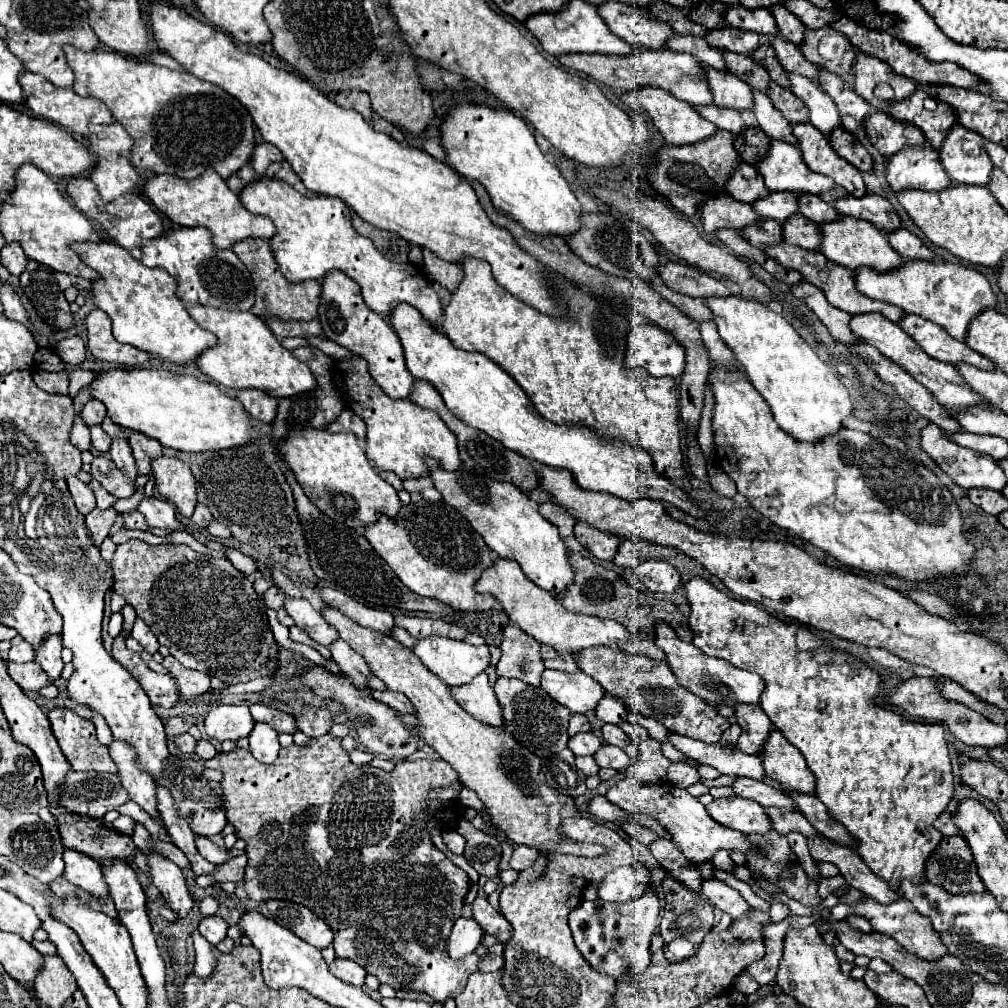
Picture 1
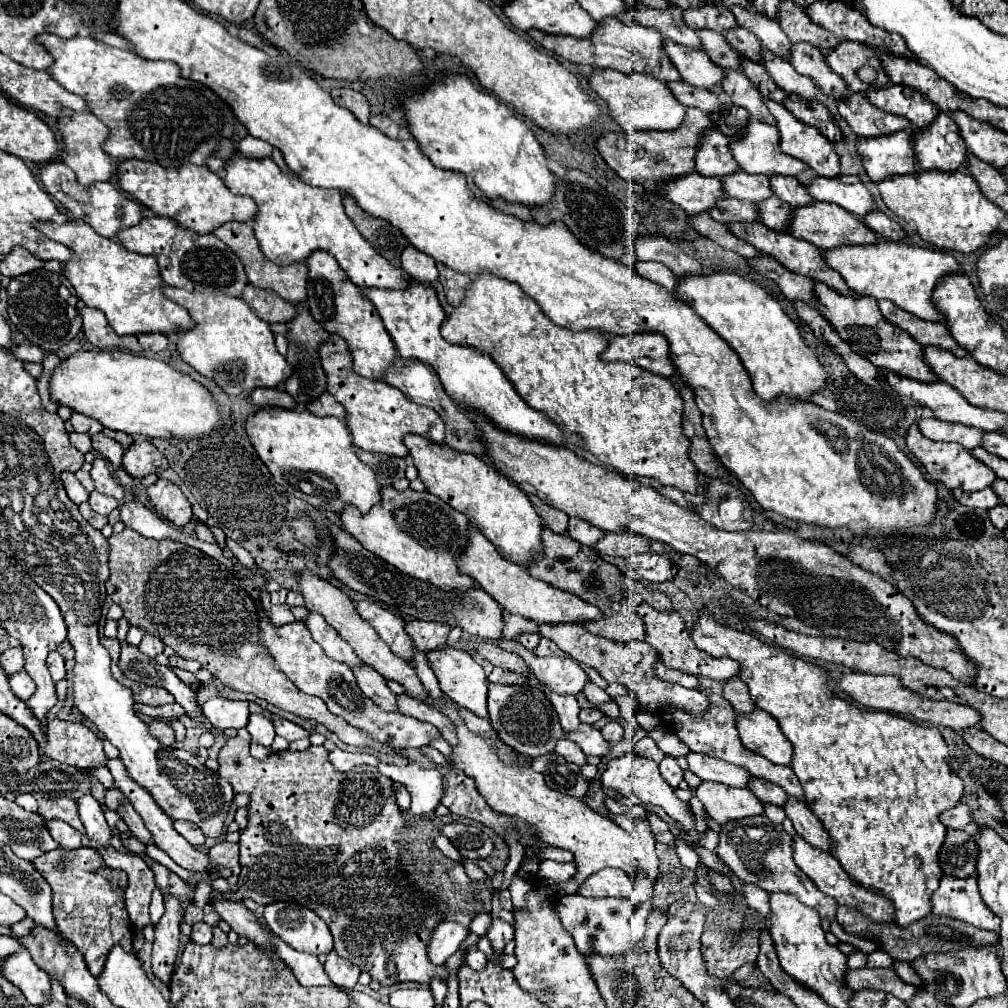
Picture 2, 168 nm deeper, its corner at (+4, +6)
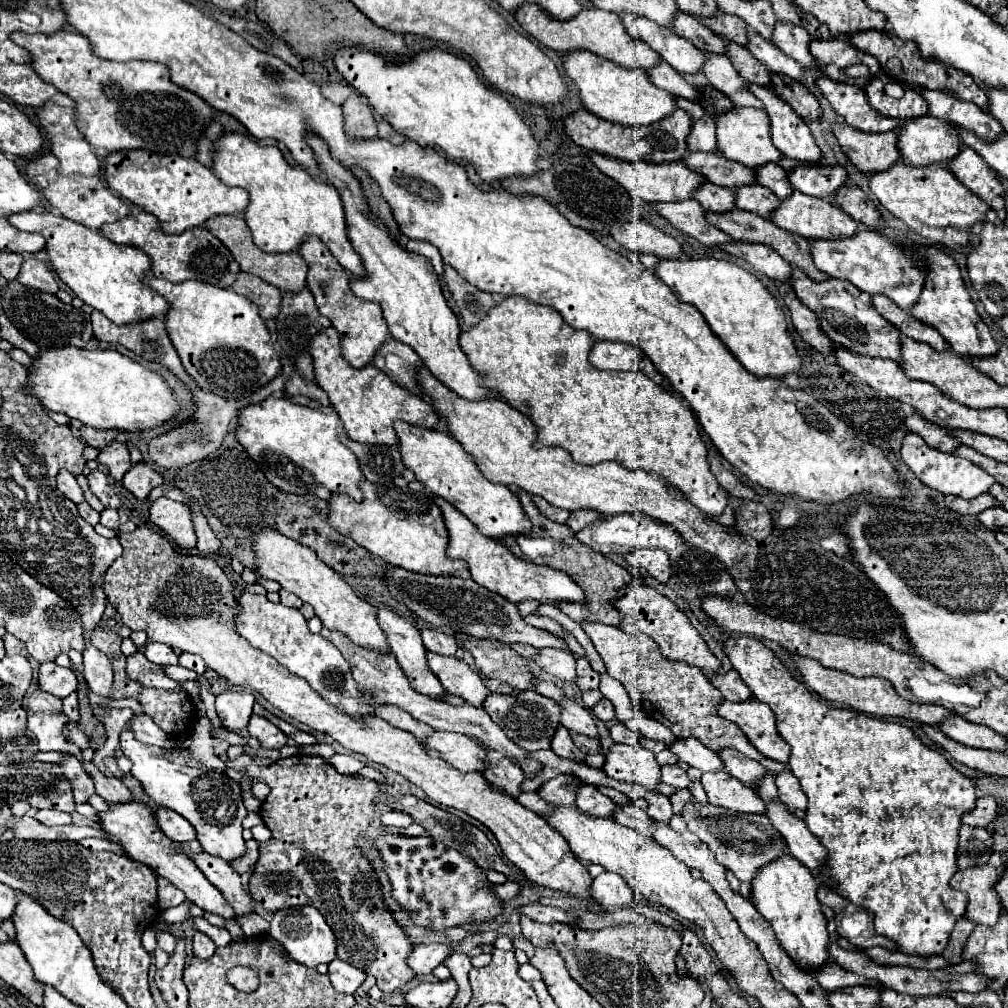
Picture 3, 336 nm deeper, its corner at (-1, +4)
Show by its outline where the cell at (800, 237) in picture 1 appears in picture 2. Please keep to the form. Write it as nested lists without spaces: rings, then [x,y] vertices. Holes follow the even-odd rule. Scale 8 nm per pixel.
[[[774,197],[768,199],[768,203],[758,203],[758,207],[760,207],[760,221],[766,227],[774,231],[788,231],[790,221],[794,217],[794,209],[788,203]]]

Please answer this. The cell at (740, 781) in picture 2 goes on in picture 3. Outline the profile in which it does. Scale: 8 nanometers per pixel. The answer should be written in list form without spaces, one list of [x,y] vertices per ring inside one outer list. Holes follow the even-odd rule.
[[[677,737],[667,747],[669,747],[671,753],[675,753],[679,757],[679,761],[685,761],[687,765],[697,767],[701,771],[717,771],[717,769],[723,769],[717,753],[711,751],[711,749],[707,749],[695,737]]]

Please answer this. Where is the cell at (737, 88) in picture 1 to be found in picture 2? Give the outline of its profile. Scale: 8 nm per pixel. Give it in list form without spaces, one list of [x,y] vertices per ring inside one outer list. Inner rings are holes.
[[[670,39],[664,41],[664,49],[670,61],[680,71],[682,79],[688,81],[690,85],[700,89],[712,89],[714,85],[722,85],[724,79],[722,69],[716,67],[716,63],[712,63],[704,51],[692,47],[680,47]]]

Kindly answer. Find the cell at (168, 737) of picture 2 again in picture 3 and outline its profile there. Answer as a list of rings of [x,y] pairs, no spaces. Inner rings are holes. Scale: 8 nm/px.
[[[133,715],[129,729],[137,737],[137,741],[145,745],[157,745],[163,749],[171,749],[175,745],[175,741],[169,735],[165,735],[161,729],[157,729],[157,725],[147,715]]]

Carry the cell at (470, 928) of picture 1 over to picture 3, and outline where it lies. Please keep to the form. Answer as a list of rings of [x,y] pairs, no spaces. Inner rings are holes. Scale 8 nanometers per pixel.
[[[429,943],[429,945],[417,945],[409,957],[407,957],[407,965],[419,975],[427,975],[431,973],[439,963],[445,961],[445,957],[451,953],[449,947],[441,945],[441,943]]]

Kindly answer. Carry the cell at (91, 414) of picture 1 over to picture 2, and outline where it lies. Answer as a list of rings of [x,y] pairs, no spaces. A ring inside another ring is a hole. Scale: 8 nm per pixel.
[[[78,411],[72,413],[70,423],[72,423],[74,431],[78,431],[78,433],[88,433],[88,435],[100,433],[100,431],[104,429],[104,427],[100,425],[100,421],[96,421],[96,419],[92,419],[92,417],[84,415],[84,413],[78,413]]]

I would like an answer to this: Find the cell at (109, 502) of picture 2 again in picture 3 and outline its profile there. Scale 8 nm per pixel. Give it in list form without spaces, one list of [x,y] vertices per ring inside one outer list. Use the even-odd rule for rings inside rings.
[[[105,509],[101,513],[101,525],[105,525],[107,529],[113,529],[119,535],[119,515],[115,509]]]

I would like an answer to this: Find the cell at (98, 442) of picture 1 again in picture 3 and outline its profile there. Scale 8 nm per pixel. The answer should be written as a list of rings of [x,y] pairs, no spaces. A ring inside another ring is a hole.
[[[115,441],[115,445],[109,445],[109,449],[103,449],[97,457],[97,461],[101,465],[105,465],[107,473],[115,479],[121,481],[123,475],[129,471],[131,467],[131,459],[129,459],[129,449],[123,441]]]

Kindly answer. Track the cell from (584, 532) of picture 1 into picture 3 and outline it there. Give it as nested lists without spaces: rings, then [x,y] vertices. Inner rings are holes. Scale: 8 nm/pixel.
[[[579,509],[579,511],[573,511],[567,525],[573,529],[573,531],[579,531],[587,525],[593,525],[597,519],[601,517],[601,513],[597,513],[595,509]]]

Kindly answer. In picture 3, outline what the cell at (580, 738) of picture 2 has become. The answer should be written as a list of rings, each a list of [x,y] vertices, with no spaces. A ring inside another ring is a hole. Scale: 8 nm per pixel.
[[[563,697],[559,707],[561,707],[561,725],[563,727],[567,727],[571,731],[577,731],[577,733],[583,733],[583,735],[589,735],[589,737],[595,737],[595,739],[599,737],[593,715],[587,707],[577,705],[569,697]]]

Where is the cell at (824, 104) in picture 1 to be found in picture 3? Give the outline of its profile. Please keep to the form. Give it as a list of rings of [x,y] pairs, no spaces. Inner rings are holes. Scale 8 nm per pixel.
[[[749,33],[747,35],[747,49],[771,71],[771,73],[785,73],[787,77],[793,79],[801,79],[803,77],[803,69],[801,65],[787,57],[781,49],[777,49],[777,45],[773,45],[771,41],[759,37],[759,33]]]

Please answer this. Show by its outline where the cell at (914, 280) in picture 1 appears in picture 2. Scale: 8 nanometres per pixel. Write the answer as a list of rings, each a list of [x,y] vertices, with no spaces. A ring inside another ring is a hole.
[[[878,243],[878,245],[848,245],[824,251],[824,259],[836,269],[848,287],[858,295],[870,295],[874,299],[894,301],[900,309],[914,313],[920,319],[946,323],[944,315],[932,301],[932,291],[944,275],[962,273],[962,265],[946,251],[920,247],[914,243]]]

